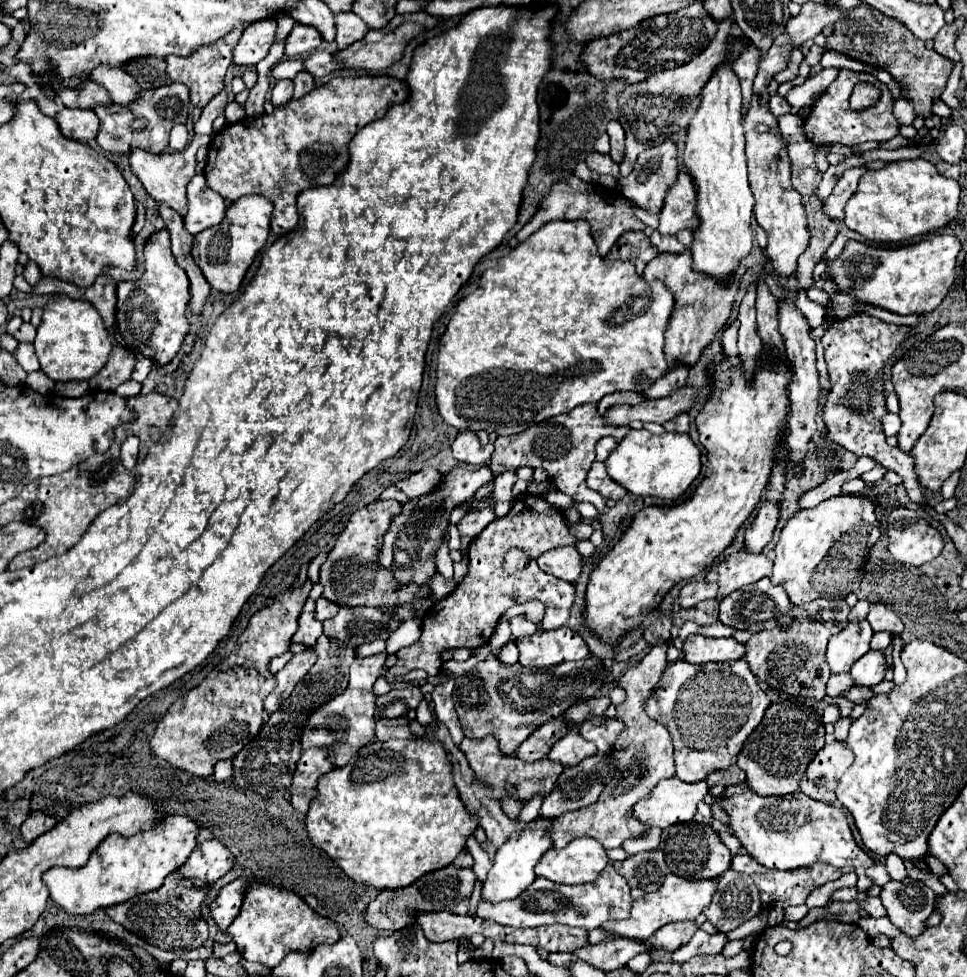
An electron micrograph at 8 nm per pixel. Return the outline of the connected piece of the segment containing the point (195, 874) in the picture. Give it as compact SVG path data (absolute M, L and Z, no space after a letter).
M199 827L197 849L181 867L181 877L189 877L195 887L203 887L223 877L233 867L233 863L233 853L229 853L229 849L225 849L225 845L221 845L221 841L209 833L209 829Z

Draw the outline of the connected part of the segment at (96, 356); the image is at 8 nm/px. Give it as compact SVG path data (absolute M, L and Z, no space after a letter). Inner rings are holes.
M51 295L43 309L43 321L37 327L35 353L41 363L41 371L53 381L85 381L91 379L107 363L111 353L111 335L105 329L101 315L91 303L69 299L67 295Z

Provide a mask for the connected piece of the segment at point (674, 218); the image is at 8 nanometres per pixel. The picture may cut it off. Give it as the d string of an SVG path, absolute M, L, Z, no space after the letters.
M681 171L675 185L669 189L665 197L665 205L661 209L659 233L675 235L679 229L693 229L697 225L697 187L693 185L693 177L687 171Z

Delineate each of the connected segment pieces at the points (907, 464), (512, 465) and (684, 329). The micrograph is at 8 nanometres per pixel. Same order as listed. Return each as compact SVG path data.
M853 313L845 319L831 321L829 329L823 335L825 361L829 369L831 391L823 409L823 421L827 427L827 441L835 443L857 457L869 455L887 469L897 471L903 477L907 495L915 503L925 503L923 489L913 471L913 457L897 447L887 445L883 433L881 417L887 415L885 407L885 389L883 389L883 369L885 363L893 357L897 347L911 335L913 327L885 323L867 313Z
M596 404L579 405L579 407L571 409L569 413L561 413L557 417L551 417L549 421L531 425L529 429L525 429L525 433L497 437L495 451L491 457L491 471L497 475L497 473L505 473L505 471L515 471L517 467L523 467L523 465L543 467L547 471L549 479L553 481L553 485L561 493L573 497L575 501L589 501L599 511L605 511L605 499L597 491L591 491L587 487L585 477L587 477L591 463L595 461L595 443L605 435L611 435L617 441L621 441L625 437L627 429L629 429L629 425L623 425L623 427L605 425L603 417L597 411Z
M689 249L683 253L659 253L643 271L647 281L661 279L675 295L675 309L669 321L669 329L665 331L665 355L669 367L675 361L695 365L705 345L711 343L715 331L719 331L731 315L731 307L735 303L735 295L739 291L739 281L745 273L745 267L737 269L737 281L733 285L721 285L721 281L713 281L713 277L705 277L703 273L693 273L693 257L689 257Z

